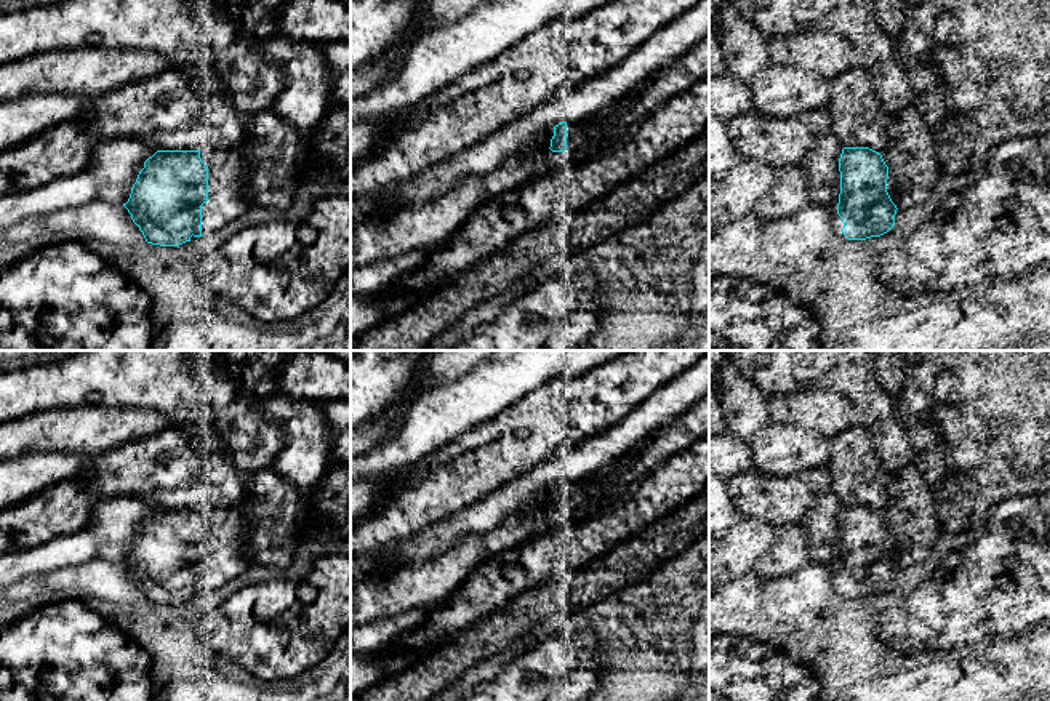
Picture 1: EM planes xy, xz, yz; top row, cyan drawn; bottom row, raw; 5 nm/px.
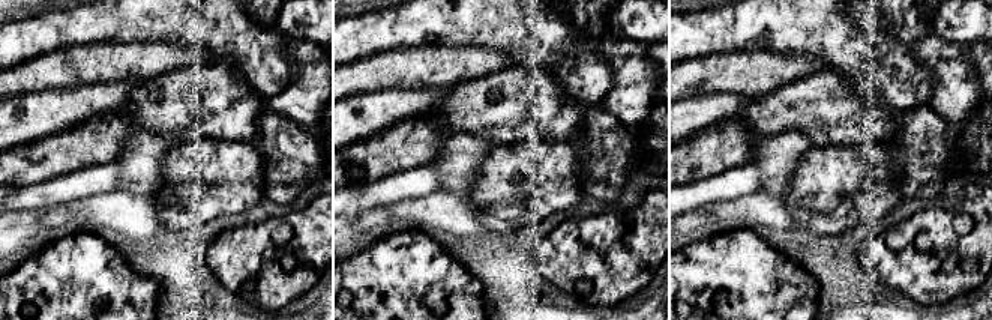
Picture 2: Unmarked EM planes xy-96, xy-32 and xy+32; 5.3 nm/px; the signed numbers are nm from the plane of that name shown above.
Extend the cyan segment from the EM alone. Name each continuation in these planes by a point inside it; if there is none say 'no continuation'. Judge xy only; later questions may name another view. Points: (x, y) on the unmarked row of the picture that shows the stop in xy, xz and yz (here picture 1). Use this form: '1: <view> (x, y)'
1: xy (228, 530)

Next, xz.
1: xz (581, 493)

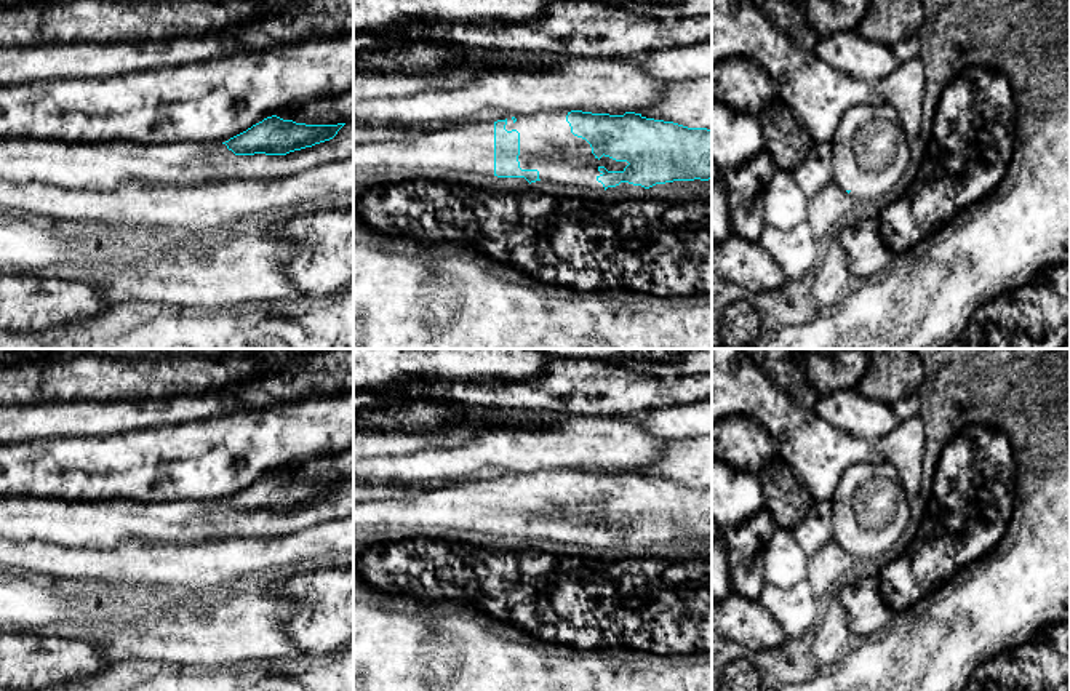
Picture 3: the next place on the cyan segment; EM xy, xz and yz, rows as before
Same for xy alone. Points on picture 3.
no continuation

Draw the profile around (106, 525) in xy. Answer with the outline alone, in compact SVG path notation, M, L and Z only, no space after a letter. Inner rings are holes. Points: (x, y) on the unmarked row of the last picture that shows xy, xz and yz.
M353 481L325 501L286 513L235 513L222 501L134 502L0 496L0 537L114 550L126 539L186 545L227 537L286 537L353 515Z

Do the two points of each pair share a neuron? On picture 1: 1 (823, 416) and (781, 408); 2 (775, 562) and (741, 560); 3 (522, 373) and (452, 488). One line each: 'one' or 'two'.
1: one
2: two
3: two

